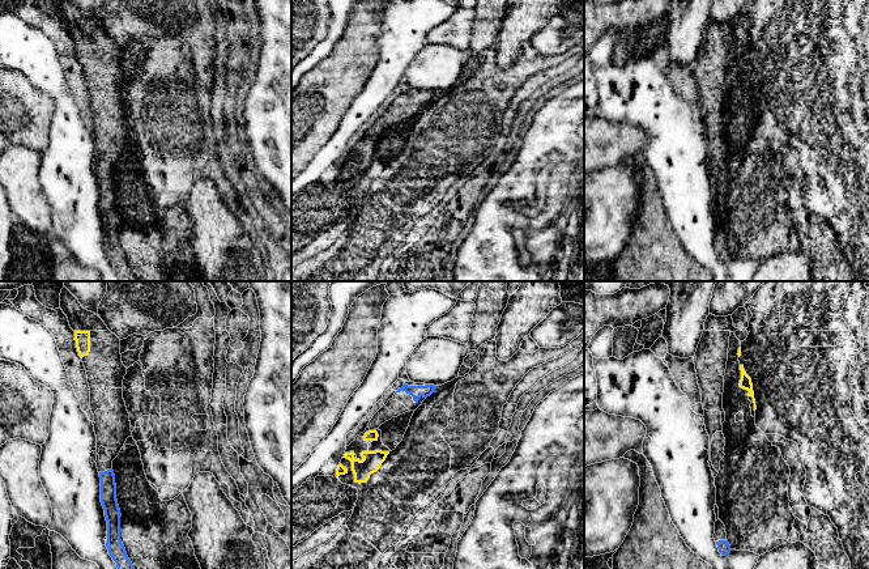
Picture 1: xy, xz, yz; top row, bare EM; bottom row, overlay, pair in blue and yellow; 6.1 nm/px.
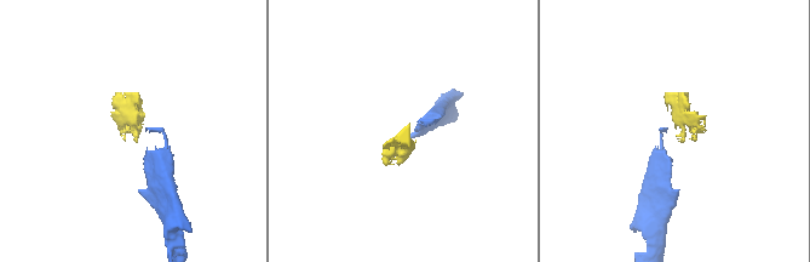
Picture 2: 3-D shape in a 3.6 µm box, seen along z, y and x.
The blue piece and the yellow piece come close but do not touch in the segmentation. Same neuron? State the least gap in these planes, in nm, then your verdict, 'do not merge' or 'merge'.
280 nm | merge

